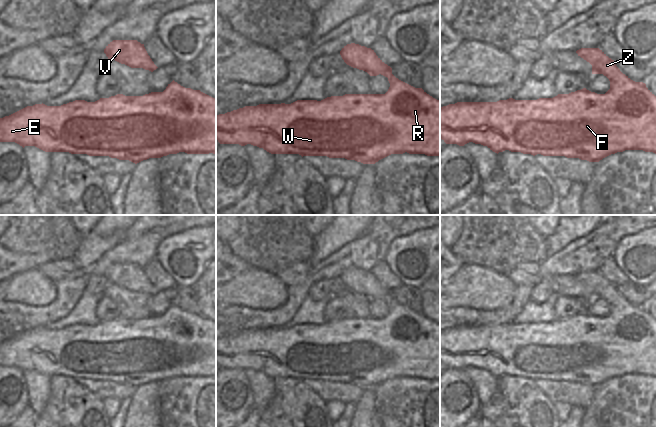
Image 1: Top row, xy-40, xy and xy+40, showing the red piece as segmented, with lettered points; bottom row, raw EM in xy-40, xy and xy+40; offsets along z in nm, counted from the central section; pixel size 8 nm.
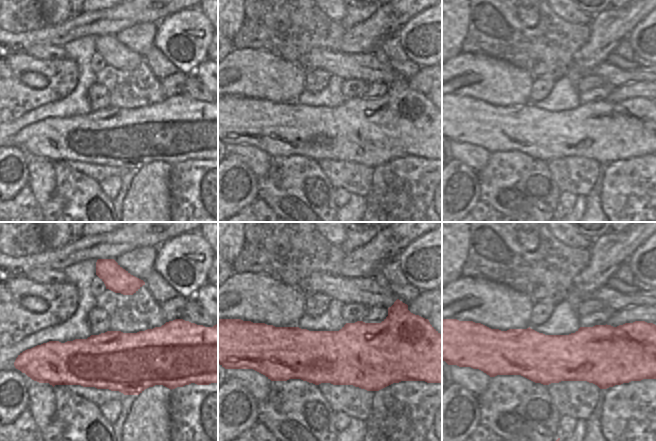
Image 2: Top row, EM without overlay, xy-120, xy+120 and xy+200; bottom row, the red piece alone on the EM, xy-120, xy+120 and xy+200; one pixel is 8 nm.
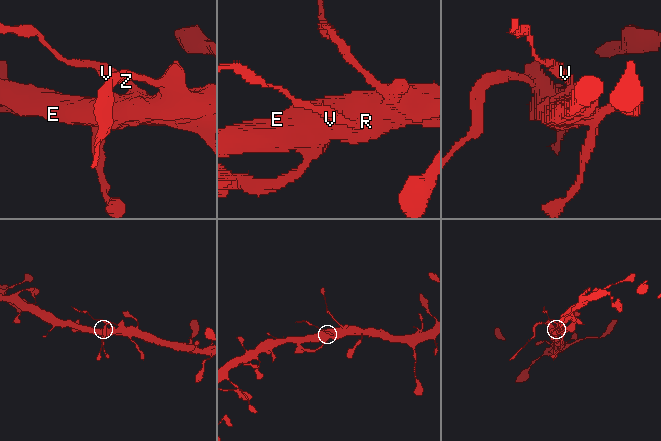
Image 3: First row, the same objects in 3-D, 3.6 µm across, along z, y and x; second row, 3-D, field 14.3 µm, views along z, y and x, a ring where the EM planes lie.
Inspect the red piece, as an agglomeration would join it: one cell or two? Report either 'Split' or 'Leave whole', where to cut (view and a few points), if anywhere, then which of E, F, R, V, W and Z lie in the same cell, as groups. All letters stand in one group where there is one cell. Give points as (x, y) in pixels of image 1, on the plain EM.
Split. Split along xy+40 (616, 290), (616, 297), (608, 302). Groups: E F R W / V Z

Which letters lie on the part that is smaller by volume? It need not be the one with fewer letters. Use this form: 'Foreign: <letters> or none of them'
Foreign: V, Z

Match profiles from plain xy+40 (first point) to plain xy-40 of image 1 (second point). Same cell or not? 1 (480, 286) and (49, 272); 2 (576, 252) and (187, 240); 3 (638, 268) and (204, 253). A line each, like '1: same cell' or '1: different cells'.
1: different cells
2: different cells
3: same cell

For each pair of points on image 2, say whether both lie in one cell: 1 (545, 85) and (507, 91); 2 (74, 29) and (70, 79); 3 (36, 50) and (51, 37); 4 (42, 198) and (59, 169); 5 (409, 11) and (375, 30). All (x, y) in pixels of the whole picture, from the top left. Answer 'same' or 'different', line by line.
1: different
2: different
3: different
4: different
5: same

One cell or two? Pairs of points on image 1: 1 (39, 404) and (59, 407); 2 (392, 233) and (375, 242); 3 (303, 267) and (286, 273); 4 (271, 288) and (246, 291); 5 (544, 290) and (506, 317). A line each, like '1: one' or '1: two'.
1: two
2: one
3: one
4: one
5: two

